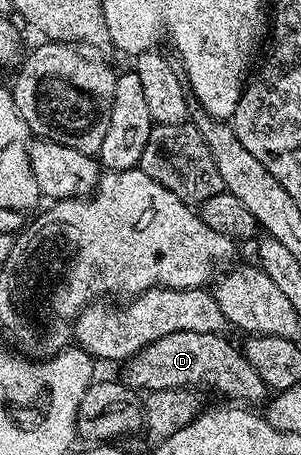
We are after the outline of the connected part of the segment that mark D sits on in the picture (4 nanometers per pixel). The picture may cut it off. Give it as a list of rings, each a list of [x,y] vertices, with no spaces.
[[[217,331],[168,333],[168,337],[152,341],[133,357],[125,360],[121,364],[120,381],[139,393],[178,388],[198,389],[198,386],[215,387],[226,401],[233,401],[238,405],[261,404],[268,395],[266,383],[249,364],[243,352],[238,347],[234,348],[226,337]]]

